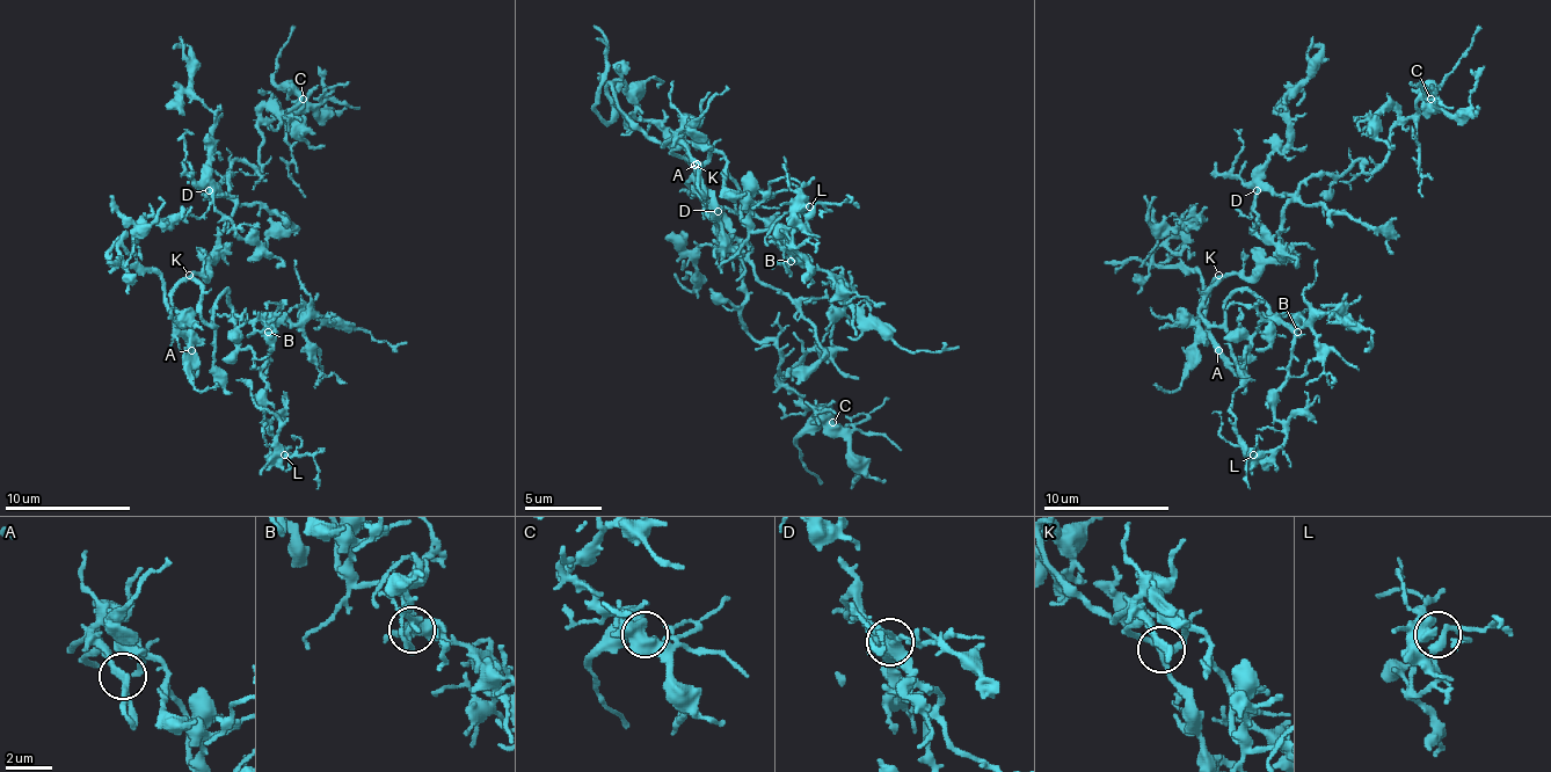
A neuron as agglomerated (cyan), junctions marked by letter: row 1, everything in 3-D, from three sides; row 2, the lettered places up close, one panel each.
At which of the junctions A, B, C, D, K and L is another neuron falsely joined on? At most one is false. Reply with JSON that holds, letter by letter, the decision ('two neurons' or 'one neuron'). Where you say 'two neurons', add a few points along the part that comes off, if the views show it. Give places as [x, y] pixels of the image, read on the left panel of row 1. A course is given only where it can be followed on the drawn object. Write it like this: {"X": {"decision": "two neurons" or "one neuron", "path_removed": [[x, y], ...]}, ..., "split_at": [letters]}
{"A": {"decision": "one neuron"}, "B": {"decision": "one neuron"}, "C": {"decision": "one neuron"}, "D": {"decision": "one neuron"}, "K": {"decision": "one neuron"}, "L": {"decision": "one neuron"}, "split_at": []}

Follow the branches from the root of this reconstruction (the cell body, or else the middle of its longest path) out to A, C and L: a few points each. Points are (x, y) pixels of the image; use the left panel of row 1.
A: (193, 282), (202, 291), (193, 332), (187, 339), (193, 350)
C: (193, 282), (193, 275), (202, 278), (233, 209), (231, 165), (246, 161), (259, 170), (259, 126), (303, 99)
L: (193, 282), (209, 322), (215, 326), (215, 304), (227, 291), (240, 317), (262, 322), (266, 420), (284, 454)

